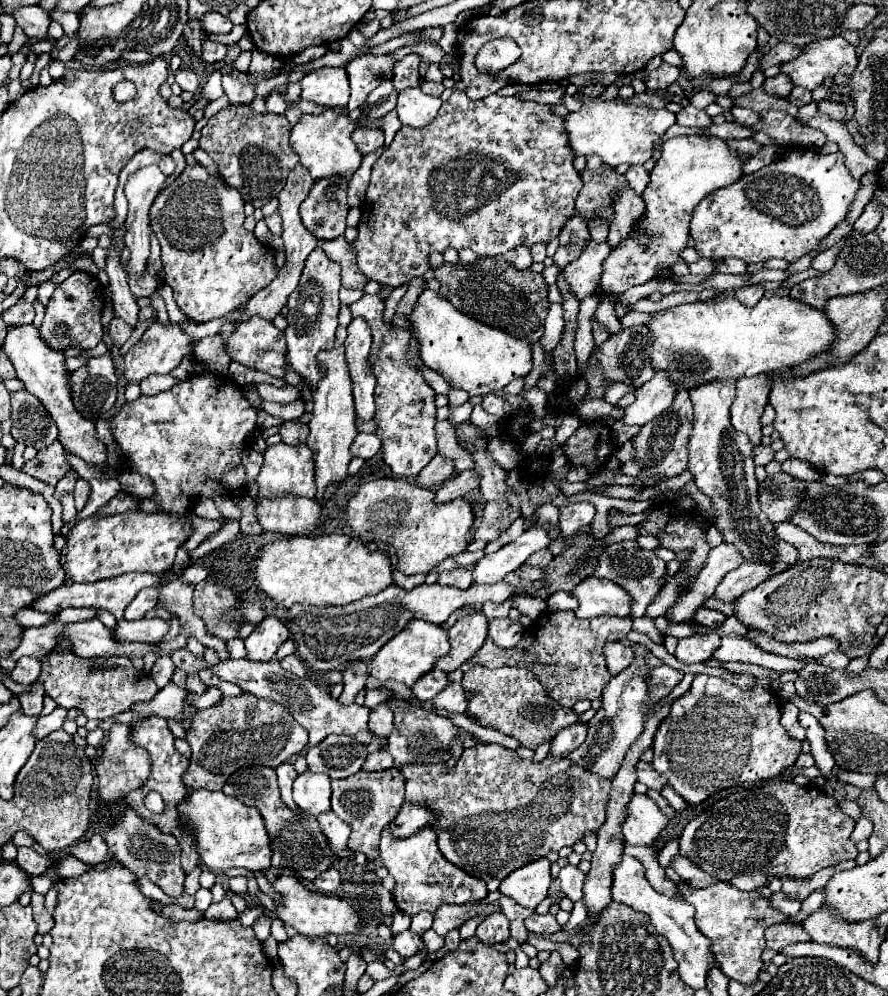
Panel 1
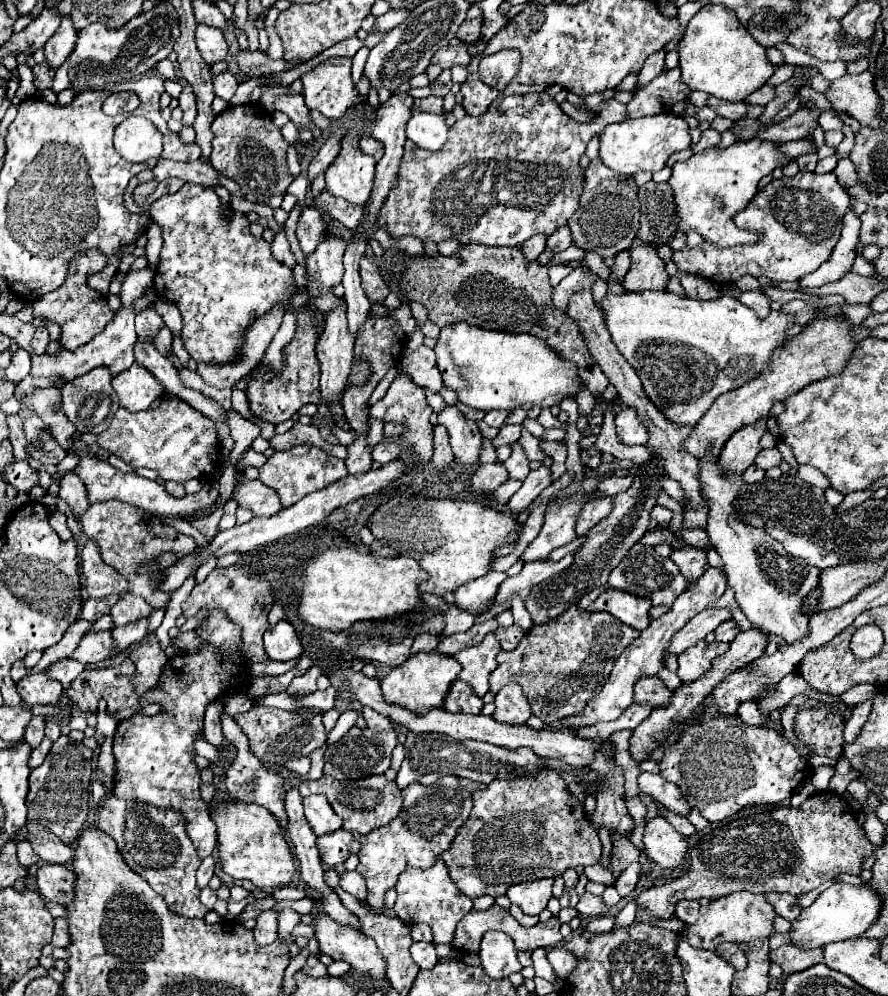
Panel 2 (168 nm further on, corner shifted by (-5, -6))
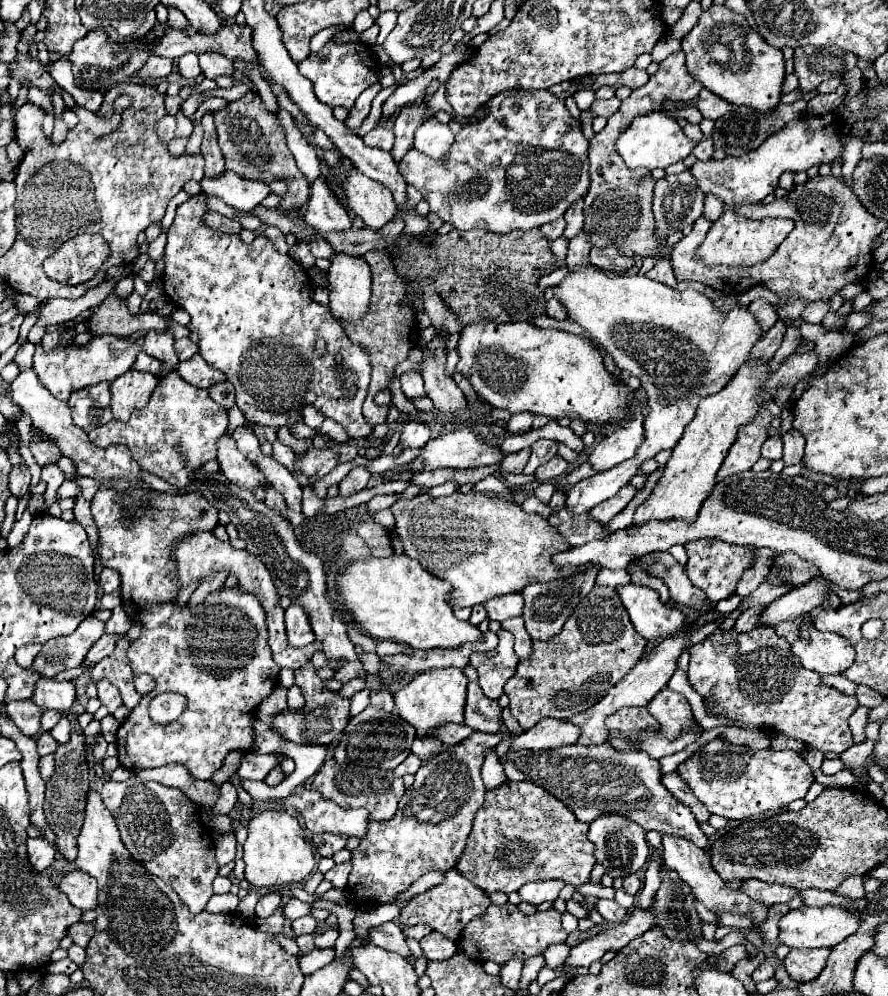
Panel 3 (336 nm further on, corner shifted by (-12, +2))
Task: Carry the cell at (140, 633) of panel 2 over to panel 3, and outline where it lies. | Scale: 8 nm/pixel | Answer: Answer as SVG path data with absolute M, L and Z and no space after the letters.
M103 634L103 638L99 638L99 642L89 650L87 660L85 660L83 664L97 664L97 662L99 662L99 660L103 660L105 656L109 656L109 654L115 650L115 646L117 646L119 638L121 638L121 636Z

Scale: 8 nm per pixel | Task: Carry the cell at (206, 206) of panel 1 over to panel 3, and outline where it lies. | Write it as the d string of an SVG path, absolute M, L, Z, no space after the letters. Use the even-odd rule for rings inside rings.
M203 192L191 196L177 208L175 222L167 232L163 290L177 306L189 312L191 322L187 328L201 338L201 356L213 368L225 372L227 378L233 382L237 390L235 404L241 408L247 422L271 426L277 430L279 426L291 426L295 424L295 420L301 420L303 404L315 404L315 408L319 408L327 418L339 422L349 436L369 436L373 428L361 414L361 404L367 396L371 378L369 354L357 344L353 344L353 358L345 354L345 346L349 346L349 340L341 324L331 316L329 306L313 302L311 280L303 267L291 256L279 254L265 234L259 234L251 244L245 244L239 234L225 234L205 226L203 216L207 212L207 194ZM337 354L343 354L343 362L353 364L345 366L357 376L355 392L351 396L347 396L343 382L337 378Z

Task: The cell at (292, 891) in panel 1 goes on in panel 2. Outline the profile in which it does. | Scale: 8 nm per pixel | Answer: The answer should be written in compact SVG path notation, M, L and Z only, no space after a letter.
M314 904L314 930L320 950L332 960L344 960L352 966L356 974L370 976L374 980L386 978L386 960L366 934L360 930L348 930L346 926L336 926L318 904Z

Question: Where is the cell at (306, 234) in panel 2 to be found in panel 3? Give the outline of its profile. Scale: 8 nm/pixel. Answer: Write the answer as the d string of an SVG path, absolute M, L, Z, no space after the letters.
M315 236L315 238L309 240L309 248L311 248L311 254L313 254L315 258L329 258L329 256L333 254L331 244L329 244L327 240L319 238L319 236Z

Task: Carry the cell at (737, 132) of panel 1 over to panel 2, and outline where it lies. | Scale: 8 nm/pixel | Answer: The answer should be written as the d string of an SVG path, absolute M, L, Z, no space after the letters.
M798 108L794 116L788 120L776 124L776 126L766 126L758 138L772 140L772 142L788 142L788 140L802 140L812 134L812 130L818 126L818 112L808 110L808 108Z

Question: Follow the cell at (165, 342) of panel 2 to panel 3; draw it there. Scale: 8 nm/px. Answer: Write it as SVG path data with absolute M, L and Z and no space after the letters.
M181 338L181 340L175 340L175 354L179 360L187 360L191 358L199 348L189 340L189 338Z

